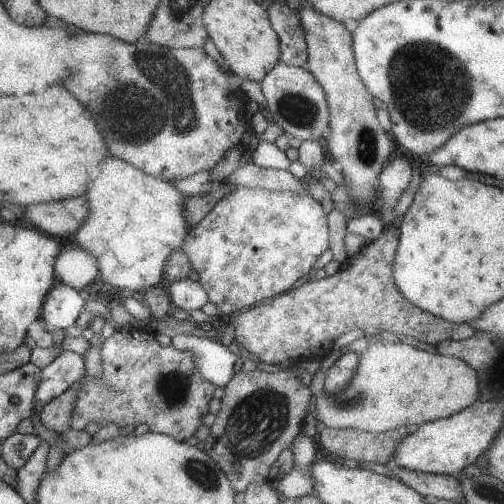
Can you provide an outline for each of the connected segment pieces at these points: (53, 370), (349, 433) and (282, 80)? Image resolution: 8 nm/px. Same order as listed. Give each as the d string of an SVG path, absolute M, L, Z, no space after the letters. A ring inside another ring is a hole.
M63 351L50 364L41 368L41 379L35 390L38 405L47 404L85 375L81 354Z
M403 426L383 433L320 427L316 438L320 446L337 458L355 460L357 463L371 461L387 465L392 462L391 454L395 446L406 435L407 430Z
M278 63L260 81L261 93L266 101L267 111L272 122L289 137L299 141L315 140L327 133L328 108L321 86L312 75L300 67L285 66Z

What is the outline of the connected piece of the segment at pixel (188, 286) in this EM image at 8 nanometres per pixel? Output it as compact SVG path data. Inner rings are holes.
M187 277L182 280L175 280L164 287L173 309L183 309L188 313L189 310L200 309L208 302L207 294L198 282L193 282Z

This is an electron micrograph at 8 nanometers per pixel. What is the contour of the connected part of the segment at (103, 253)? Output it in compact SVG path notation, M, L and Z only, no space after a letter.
M108 155L99 162L99 176L91 184L87 182L87 191L83 196L88 212L87 218L75 232L75 246L95 258L99 280L123 294L137 296L142 290L162 283L163 260L173 250L181 249L187 230L187 222L182 214L185 197L175 190L173 183L166 182L159 176L148 176L135 166Z

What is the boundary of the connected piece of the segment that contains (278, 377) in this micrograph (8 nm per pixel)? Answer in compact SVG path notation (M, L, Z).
M258 367L252 372L239 371L234 373L233 376L231 376L231 379L222 387L224 395L220 399L221 406L219 412L215 414L213 424L209 426L209 435L207 436L206 441L203 441L203 451L208 457L211 457L217 463L217 466L225 473L225 476L229 479L231 488L238 496L249 483L263 483L267 481L267 472L269 472L269 468L275 463L276 458L281 454L281 451L291 447L295 436L301 431L304 417L307 413L311 412L309 407L309 400L312 397L310 395L310 390L301 384L300 377L295 376L292 370L293 368L270 369Z

